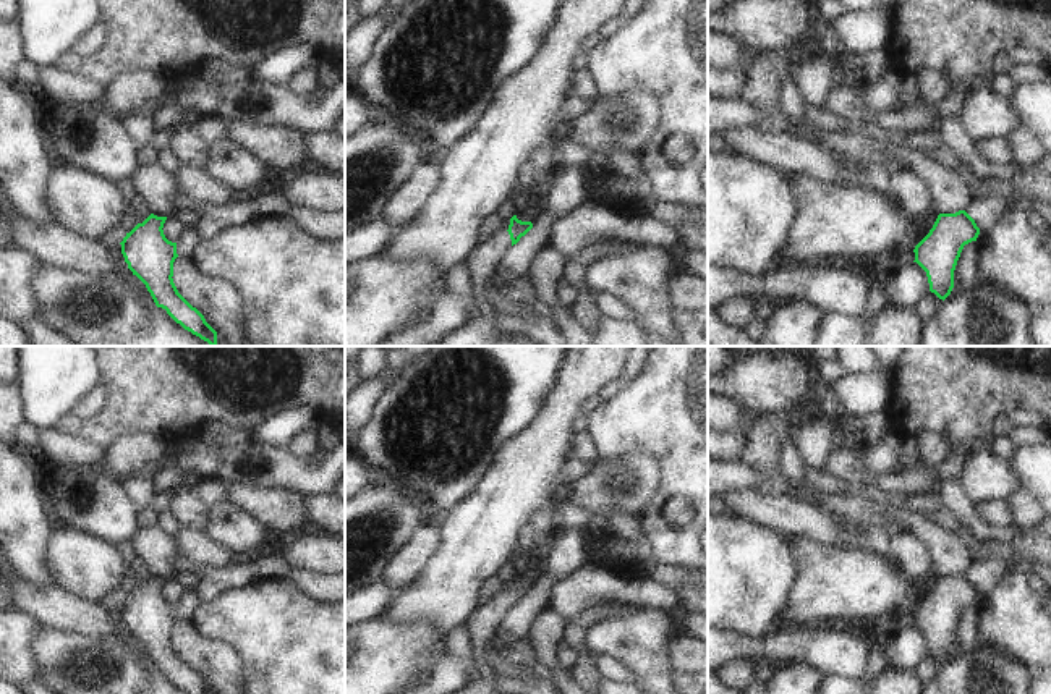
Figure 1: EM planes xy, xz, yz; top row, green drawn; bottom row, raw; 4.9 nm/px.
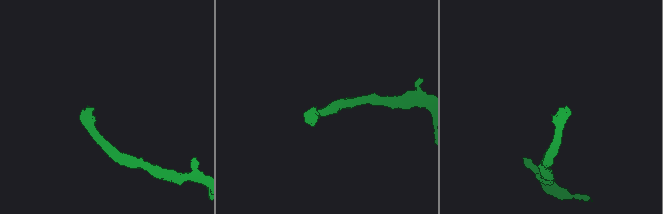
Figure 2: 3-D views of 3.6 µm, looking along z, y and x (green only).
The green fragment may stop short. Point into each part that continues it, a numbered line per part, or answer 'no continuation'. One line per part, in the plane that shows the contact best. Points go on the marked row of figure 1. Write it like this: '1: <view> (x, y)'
1: xz (483, 264)

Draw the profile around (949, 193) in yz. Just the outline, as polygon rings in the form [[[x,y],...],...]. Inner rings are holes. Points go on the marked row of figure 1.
[[[874,139],[874,150],[887,162],[915,171],[930,188],[939,214],[955,214],[967,210],[972,202],[970,189],[960,175],[931,160],[923,152]]]

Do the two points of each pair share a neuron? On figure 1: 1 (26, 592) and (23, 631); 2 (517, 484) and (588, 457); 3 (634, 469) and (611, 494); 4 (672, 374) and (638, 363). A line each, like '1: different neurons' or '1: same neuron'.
1: different neurons
2: different neurons
3: same neuron
4: different neurons

